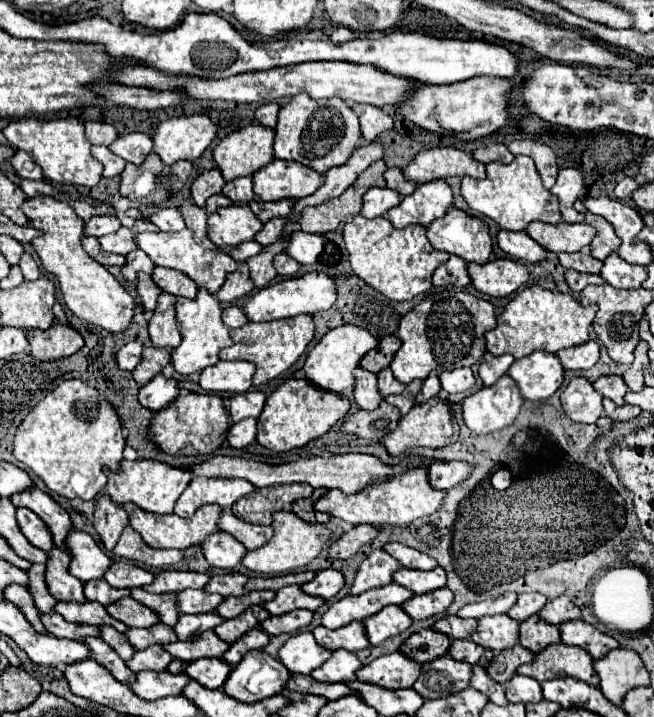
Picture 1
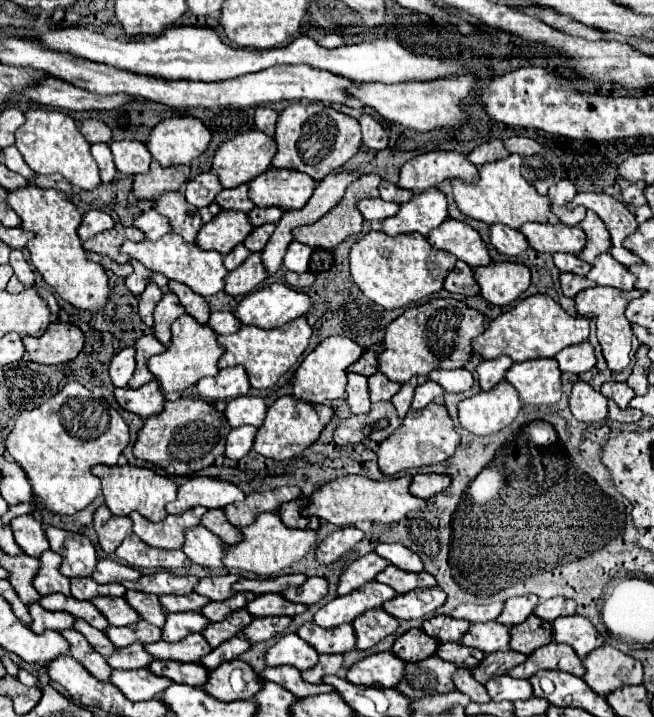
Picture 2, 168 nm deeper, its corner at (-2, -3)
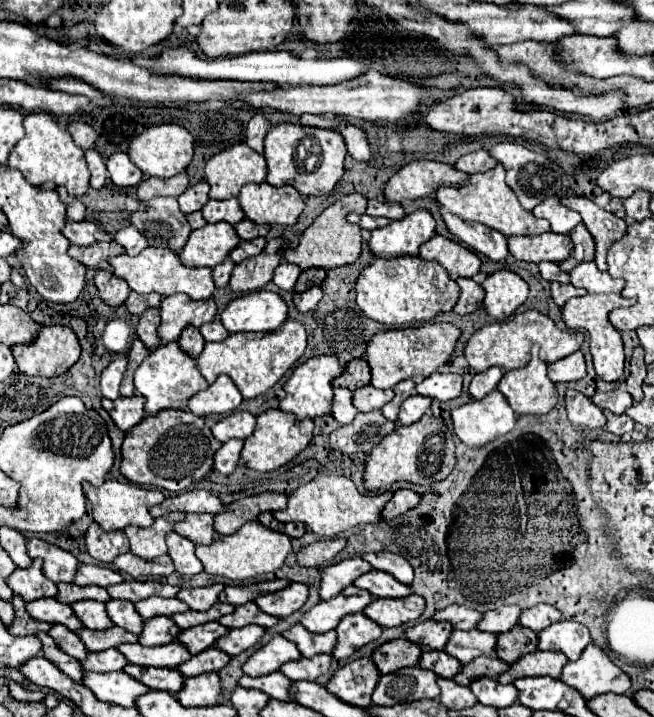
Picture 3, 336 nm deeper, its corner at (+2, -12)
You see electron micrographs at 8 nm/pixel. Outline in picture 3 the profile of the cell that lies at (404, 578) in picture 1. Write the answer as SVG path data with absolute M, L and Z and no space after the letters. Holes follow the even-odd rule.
M370 570L366 574L362 574L354 586L368 590L372 596L376 598L402 598L410 594L410 586L400 584L394 576L384 574L380 570Z

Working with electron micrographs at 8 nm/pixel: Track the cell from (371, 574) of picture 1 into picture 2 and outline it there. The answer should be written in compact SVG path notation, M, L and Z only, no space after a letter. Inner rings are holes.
M368 553L360 559L356 559L340 577L340 585L338 585L338 595L348 595L354 589L362 587L364 583L370 583L376 579L378 573L382 573L390 563L384 561L384 557L376 555L376 553Z

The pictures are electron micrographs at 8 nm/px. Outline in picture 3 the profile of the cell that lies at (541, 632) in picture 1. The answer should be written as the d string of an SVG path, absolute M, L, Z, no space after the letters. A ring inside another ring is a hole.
M516 624L516 628L512 628L512 630L504 632L504 634L498 634L496 638L498 638L496 656L500 660L504 660L506 664L512 664L520 656L534 652L536 644L538 644L536 632L520 626L520 624Z

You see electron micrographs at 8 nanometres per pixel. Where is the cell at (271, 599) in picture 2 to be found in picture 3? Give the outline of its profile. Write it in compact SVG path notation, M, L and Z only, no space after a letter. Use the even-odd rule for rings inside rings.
M248 602L248 604L236 606L236 610L234 610L232 614L222 616L218 622L224 624L226 628L242 628L242 626L248 626L248 624L258 624L258 626L262 626L262 628L270 628L270 626L278 624L280 618L268 616L268 614L262 612L254 602Z

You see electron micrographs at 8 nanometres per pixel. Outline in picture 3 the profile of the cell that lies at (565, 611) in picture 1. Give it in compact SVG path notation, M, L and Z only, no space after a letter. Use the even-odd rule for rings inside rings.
M536 604L532 608L522 610L518 624L526 626L526 628L530 628L534 632L540 632L540 630L544 630L550 624L560 622L560 620L562 620L560 610L556 610L554 606L548 606L548 604Z

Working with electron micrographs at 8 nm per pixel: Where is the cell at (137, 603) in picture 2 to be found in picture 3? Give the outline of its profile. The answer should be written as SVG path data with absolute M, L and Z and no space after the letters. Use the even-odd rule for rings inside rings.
M110 600L106 602L106 612L108 612L108 618L112 620L112 624L132 632L132 634L140 634L140 628L142 628L142 616L136 616L136 610L134 610L134 604L128 602L128 600Z

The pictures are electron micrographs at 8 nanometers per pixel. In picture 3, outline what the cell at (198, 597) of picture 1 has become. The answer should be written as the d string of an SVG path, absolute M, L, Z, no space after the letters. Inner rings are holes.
M152 596L148 600L140 600L134 604L136 612L148 620L154 616L172 616L176 612L184 612L188 610L188 606L176 598L160 598L160 596Z

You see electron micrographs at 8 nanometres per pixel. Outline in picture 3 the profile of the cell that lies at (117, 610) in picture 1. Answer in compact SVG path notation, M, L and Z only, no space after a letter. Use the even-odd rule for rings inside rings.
M80 600L72 604L72 610L76 614L76 618L84 624L84 628L92 628L92 630L106 630L110 626L114 626L108 620L108 614L104 612L104 604L102 602L94 602L94 600Z

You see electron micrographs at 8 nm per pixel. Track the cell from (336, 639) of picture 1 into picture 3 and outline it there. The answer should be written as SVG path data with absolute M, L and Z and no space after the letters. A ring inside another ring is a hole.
M294 624L292 628L288 628L284 632L284 636L294 642L300 650L302 656L310 658L314 654L332 654L334 646L336 646L336 630L332 632L324 632L324 634L312 634L308 630L304 630L300 624Z

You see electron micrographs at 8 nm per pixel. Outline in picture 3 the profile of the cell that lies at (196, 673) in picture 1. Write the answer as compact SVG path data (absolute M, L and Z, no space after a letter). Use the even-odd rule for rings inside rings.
M128 664L128 668L124 668L124 672L134 676L136 680L140 680L142 684L146 684L152 690L164 690L170 694L180 692L182 682L184 682L180 672L172 670L172 668L140 668L140 666Z

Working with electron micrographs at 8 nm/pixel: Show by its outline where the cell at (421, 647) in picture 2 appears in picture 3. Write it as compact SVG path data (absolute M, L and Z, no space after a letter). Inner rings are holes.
M390 640L372 652L372 662L380 674L390 674L404 666L416 666L418 660L420 648L408 640Z

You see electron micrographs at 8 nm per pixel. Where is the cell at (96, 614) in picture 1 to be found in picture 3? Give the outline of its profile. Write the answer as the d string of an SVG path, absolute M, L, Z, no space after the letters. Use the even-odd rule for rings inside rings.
M40 598L40 600L28 602L26 610L34 620L40 620L40 622L48 622L48 624L58 622L58 624L66 626L68 630L82 628L82 624L76 620L76 614L72 612L72 608L60 604L56 598Z

